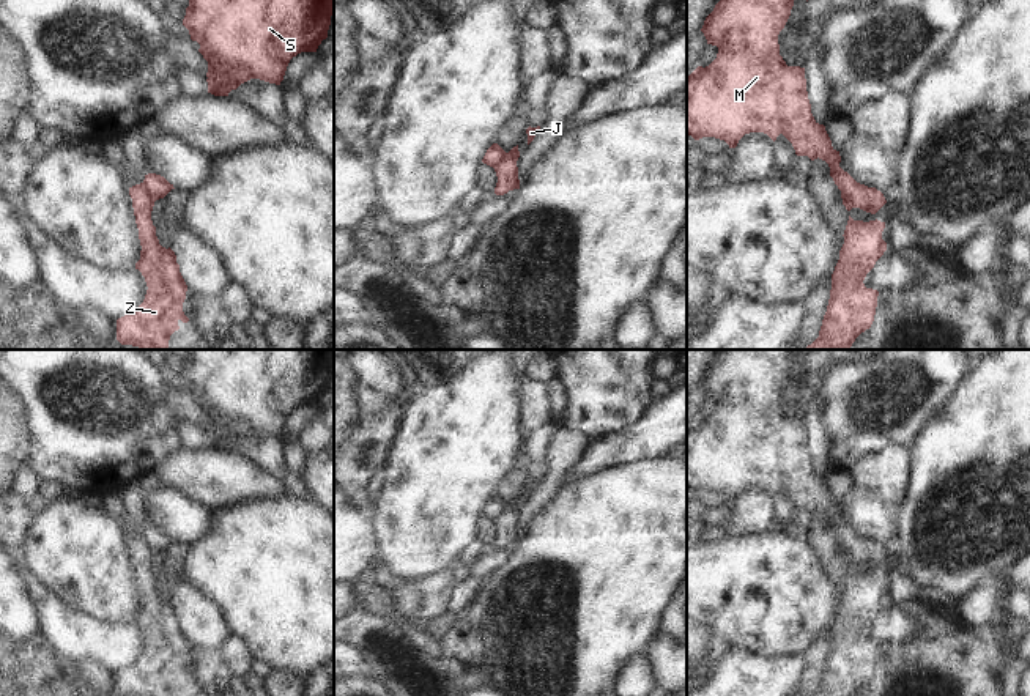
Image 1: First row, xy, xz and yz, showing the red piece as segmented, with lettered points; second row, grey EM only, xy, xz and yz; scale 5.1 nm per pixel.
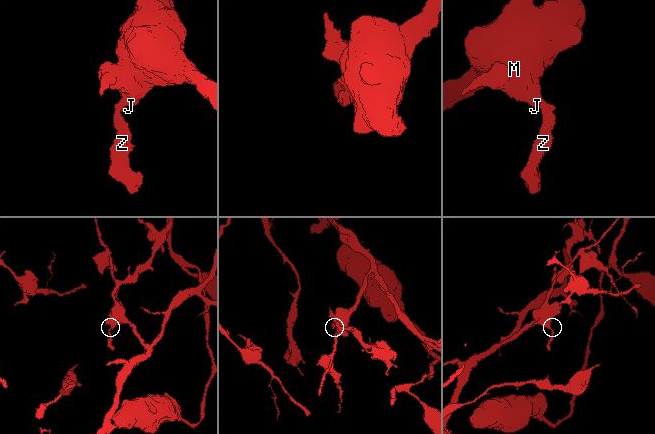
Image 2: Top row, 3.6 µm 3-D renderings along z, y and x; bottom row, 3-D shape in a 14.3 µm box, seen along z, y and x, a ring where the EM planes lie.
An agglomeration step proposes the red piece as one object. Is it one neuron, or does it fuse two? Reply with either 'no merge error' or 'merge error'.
merge error

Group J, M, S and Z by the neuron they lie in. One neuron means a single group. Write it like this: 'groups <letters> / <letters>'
groups J M S / Z

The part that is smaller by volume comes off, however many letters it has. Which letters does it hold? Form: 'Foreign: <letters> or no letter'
Foreign: Z

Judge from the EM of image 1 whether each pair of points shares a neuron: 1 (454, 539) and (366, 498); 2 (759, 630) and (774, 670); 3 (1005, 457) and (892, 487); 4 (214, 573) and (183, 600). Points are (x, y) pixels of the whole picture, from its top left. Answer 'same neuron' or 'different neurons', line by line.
1: different neurons
2: different neurons
3: different neurons
4: different neurons

